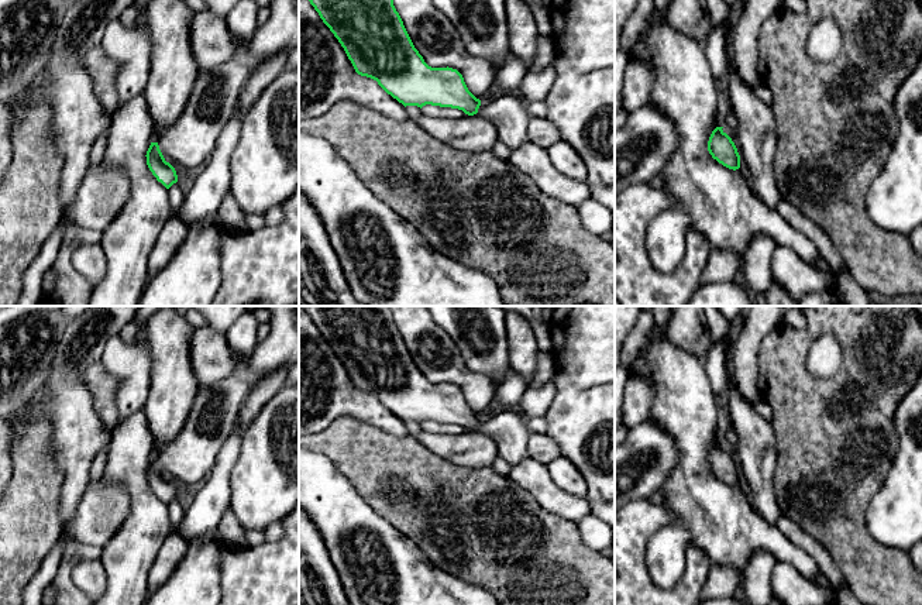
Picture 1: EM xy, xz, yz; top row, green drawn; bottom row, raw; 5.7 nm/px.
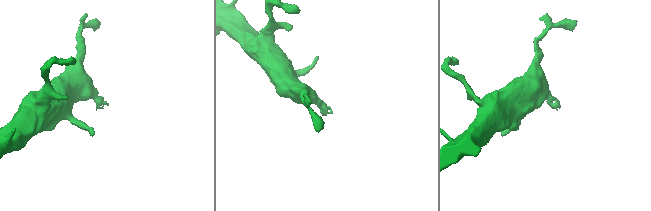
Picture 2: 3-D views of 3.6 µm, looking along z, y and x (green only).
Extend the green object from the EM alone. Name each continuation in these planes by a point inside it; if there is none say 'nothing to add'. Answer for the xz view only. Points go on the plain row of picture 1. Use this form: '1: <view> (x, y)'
1: xz (509, 429)

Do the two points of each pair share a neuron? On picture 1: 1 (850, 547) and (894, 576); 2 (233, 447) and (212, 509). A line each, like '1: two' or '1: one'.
1: one
2: one

